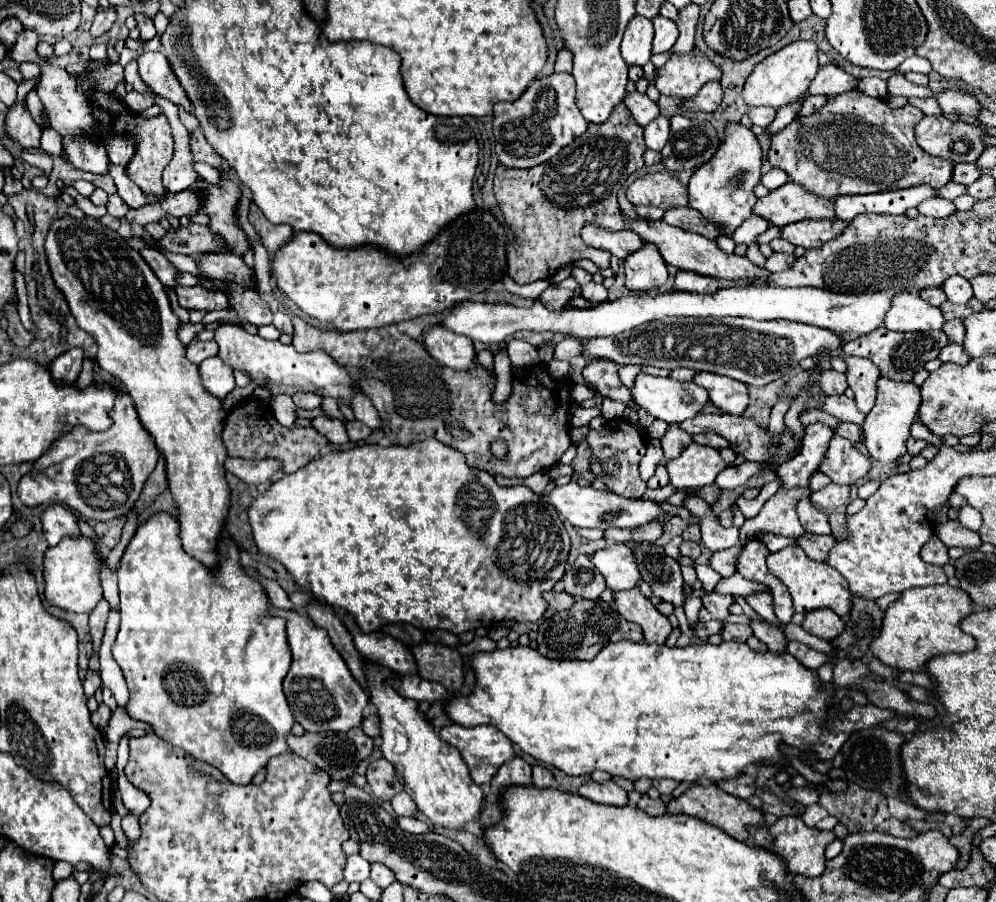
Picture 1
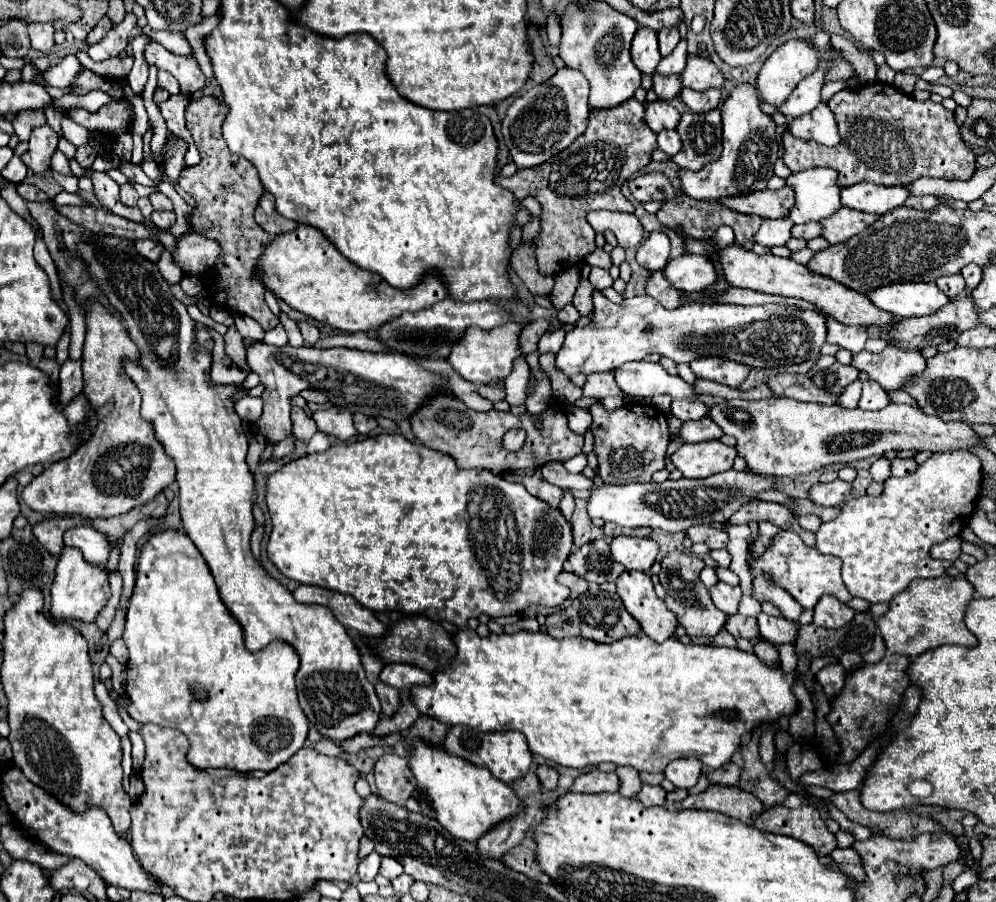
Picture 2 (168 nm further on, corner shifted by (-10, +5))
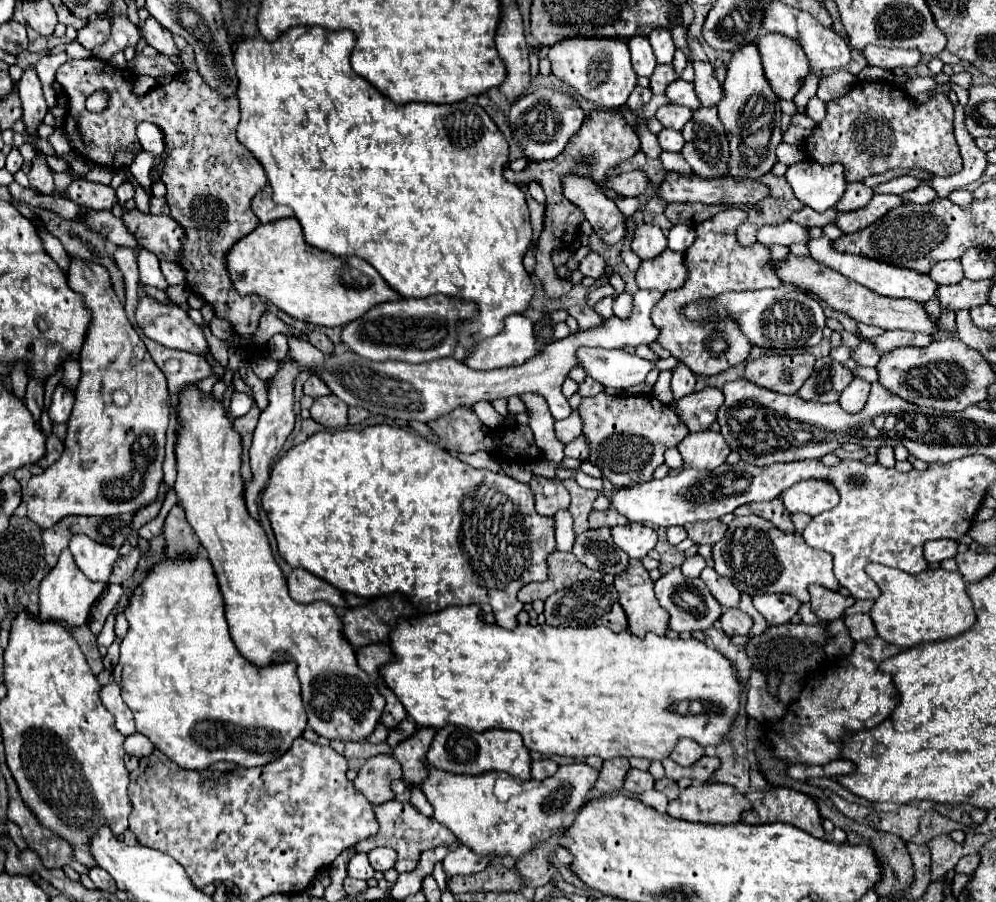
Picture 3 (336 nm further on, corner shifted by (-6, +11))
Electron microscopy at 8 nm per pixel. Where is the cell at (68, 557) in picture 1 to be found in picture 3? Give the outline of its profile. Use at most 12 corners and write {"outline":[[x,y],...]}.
{"outline":[[70,550],[40,584],[40,620],[82,626],[104,592]]}

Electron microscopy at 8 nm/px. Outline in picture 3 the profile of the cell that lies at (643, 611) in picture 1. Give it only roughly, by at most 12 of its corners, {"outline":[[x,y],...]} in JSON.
{"outline":[[640,560],[614,578],[628,628],[664,636],[668,612]]}

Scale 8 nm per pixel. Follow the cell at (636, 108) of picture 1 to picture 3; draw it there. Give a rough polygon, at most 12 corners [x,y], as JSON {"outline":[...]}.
{"outline":[[676,104],[658,108],[656,118],[664,128],[680,130],[692,110]]}

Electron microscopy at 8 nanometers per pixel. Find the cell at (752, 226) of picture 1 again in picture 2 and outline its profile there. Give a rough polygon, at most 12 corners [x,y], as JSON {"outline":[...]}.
{"outline":[[790,218],[764,220],[756,232],[762,246],[784,246],[792,236]]}

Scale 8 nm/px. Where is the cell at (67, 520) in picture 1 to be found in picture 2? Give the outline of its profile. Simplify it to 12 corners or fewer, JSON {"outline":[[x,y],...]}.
{"outline":[[90,526],[64,534],[90,564],[106,568],[110,544]]}

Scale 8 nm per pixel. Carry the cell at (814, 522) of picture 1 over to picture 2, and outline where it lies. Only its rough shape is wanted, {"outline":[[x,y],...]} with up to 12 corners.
{"outline":[[814,514],[799,516],[802,528],[816,532],[822,520]]}

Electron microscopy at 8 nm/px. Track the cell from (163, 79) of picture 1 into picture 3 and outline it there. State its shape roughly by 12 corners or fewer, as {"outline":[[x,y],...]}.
{"outline":[[154,18],[142,24],[140,32],[152,48],[164,56],[178,56],[170,30]]}

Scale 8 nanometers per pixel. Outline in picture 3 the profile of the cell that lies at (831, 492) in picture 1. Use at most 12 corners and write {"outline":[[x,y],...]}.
{"outline":[[802,480],[784,490],[788,512],[816,516],[838,504],[828,480]]}

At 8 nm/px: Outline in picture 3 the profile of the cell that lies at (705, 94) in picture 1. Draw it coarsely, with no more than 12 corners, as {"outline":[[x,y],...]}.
{"outline":[[682,78],[666,88],[672,104],[696,110],[700,104],[692,82]]}

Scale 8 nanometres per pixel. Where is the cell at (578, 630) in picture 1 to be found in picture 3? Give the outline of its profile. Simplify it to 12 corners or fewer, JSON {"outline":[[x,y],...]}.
{"outline":[[586,580],[546,600],[550,626],[628,628],[612,584]]}

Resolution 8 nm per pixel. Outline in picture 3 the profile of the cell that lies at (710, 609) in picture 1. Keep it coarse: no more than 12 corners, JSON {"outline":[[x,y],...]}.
{"outline":[[714,568],[700,578],[722,608],[736,608],[740,590]]}

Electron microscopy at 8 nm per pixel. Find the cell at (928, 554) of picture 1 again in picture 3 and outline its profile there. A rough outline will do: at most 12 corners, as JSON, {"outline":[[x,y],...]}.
{"outline":[[932,540],[924,544],[928,562],[954,558],[958,542]]}

